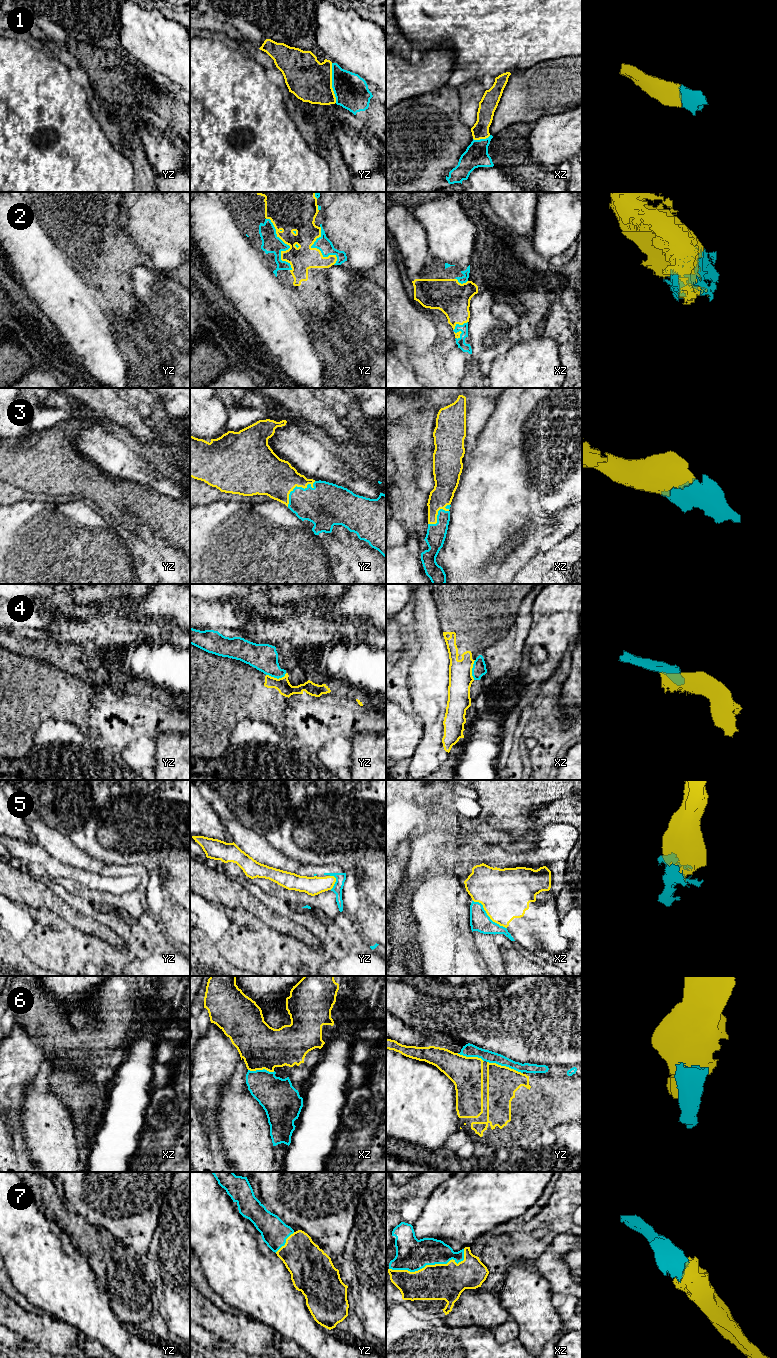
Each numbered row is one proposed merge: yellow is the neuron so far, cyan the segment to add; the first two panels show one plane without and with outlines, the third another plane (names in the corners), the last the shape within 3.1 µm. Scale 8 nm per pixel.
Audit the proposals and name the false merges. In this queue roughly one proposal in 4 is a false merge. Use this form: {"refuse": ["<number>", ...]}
{"refuse": ["4", "5", "6"]}

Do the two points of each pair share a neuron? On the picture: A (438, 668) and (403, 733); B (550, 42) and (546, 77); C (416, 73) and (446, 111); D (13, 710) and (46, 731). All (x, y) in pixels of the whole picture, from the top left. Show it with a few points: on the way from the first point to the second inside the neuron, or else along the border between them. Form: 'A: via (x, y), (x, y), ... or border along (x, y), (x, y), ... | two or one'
A: border along (422, 723), (423, 737), (416, 746) | two
B: border along (571, 55), (544, 59), (526, 68) | two
C: border along (445, 84), (433, 91), (408, 98) | two
D: border along (62, 720), (42, 722), (33, 736), (31, 748) | two

